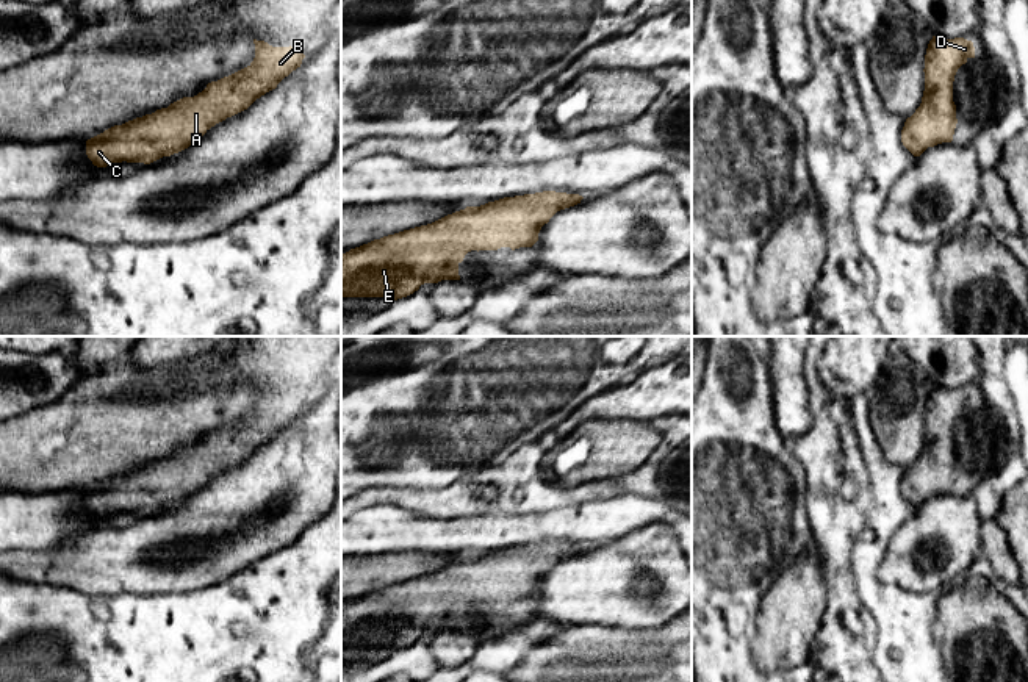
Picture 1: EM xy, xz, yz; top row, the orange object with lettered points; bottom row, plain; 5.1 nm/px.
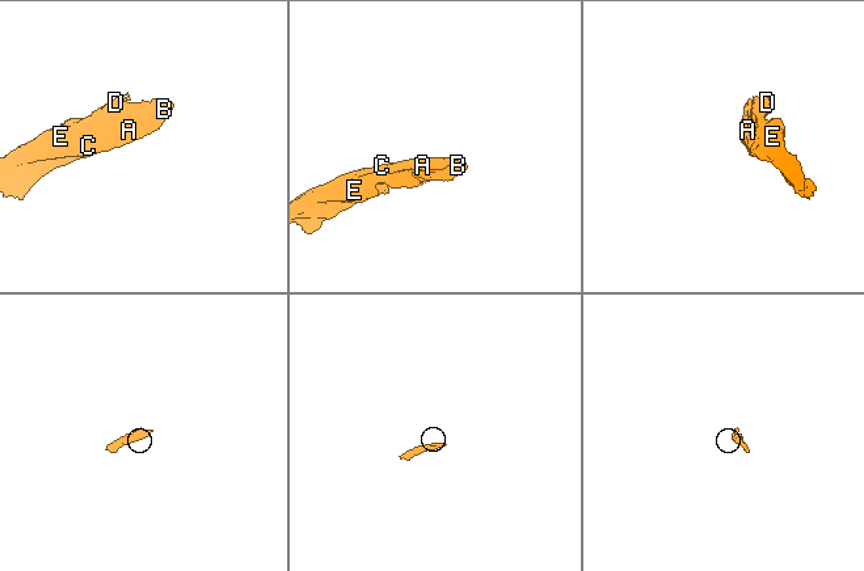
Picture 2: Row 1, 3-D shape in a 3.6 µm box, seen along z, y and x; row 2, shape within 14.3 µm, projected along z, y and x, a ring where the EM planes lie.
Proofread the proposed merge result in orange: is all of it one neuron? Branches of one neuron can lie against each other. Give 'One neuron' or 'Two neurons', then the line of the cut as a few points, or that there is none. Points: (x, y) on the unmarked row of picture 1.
One neuron. No split

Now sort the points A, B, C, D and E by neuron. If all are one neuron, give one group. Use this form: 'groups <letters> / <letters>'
groups A B C D E

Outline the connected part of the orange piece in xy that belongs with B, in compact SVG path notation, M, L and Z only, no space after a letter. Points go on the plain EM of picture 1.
M253 389L253 411L194 447L183 447L167 458L114 476L86 491L86 505L97 518L111 513L150 515L199 491L211 477L247 460L257 449L277 438L305 408L300 397L272 397Z

